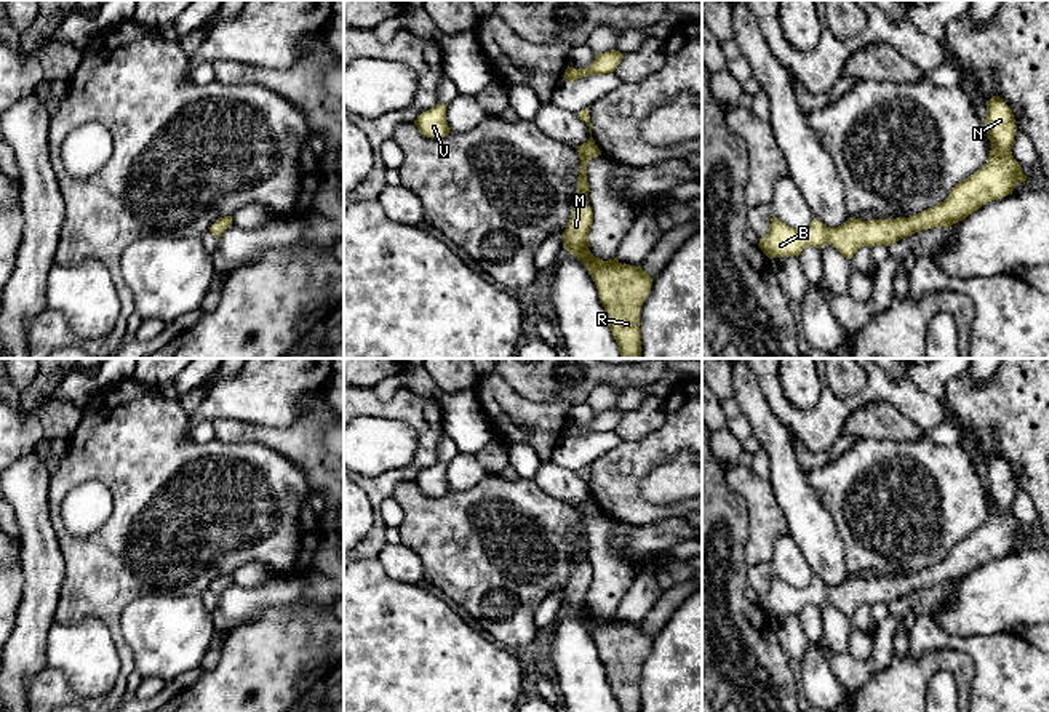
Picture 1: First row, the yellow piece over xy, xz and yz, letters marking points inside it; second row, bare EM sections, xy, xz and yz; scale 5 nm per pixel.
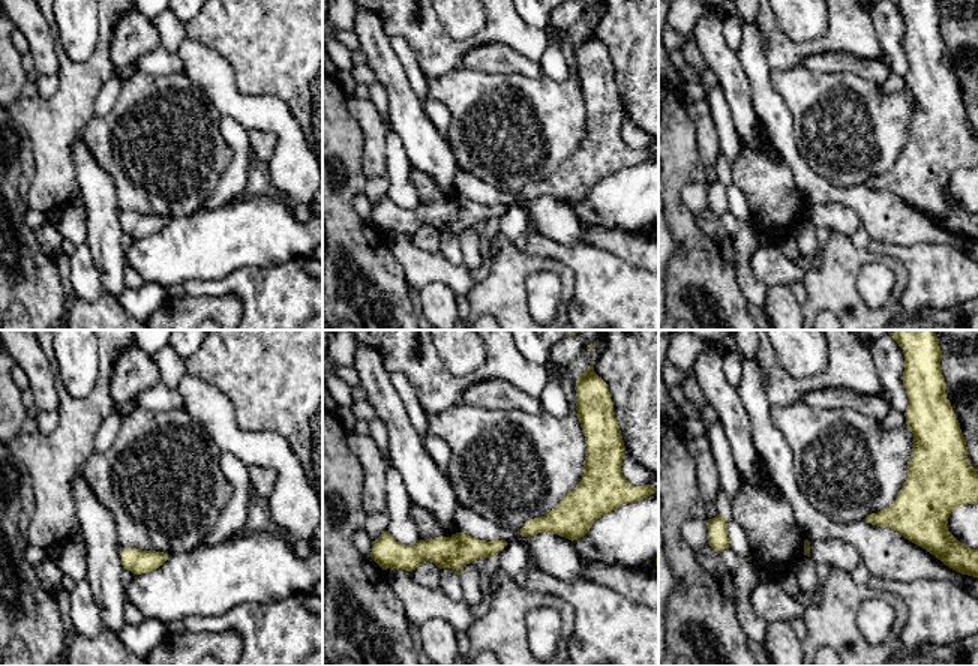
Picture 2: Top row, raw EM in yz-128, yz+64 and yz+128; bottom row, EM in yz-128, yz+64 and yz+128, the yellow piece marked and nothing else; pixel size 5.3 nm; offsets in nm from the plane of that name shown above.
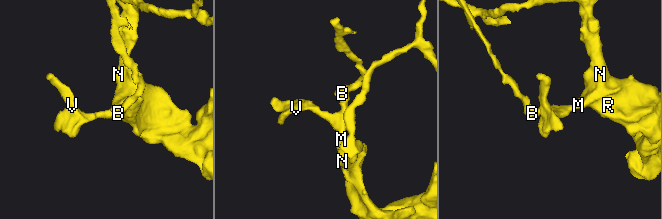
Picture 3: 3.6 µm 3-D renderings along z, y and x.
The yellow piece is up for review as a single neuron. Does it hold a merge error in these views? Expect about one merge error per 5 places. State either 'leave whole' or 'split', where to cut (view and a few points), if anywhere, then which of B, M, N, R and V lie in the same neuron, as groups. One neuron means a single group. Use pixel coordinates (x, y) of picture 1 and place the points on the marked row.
leave whole; no cut; B M N R V

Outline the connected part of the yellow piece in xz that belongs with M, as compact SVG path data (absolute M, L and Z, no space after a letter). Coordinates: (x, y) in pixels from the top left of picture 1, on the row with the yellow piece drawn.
M588 109L577 114L587 123L590 139L576 147L580 158L580 171L577 176L577 194L574 195L576 208L563 232L563 248L582 261L592 275L620 357L641 358L640 310L649 294L652 278L641 266L622 264L617 258L603 261L588 250L593 213L588 206L587 162L601 155L601 150L592 138Z

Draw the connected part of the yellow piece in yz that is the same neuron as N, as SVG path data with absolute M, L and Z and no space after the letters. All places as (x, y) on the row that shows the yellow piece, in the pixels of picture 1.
M993 96L987 102L985 131L991 141L987 163L956 184L939 205L910 218L873 221L849 218L838 227L827 227L814 218L803 230L793 229L772 216L768 234L760 238L758 246L769 259L774 259L780 256L798 258L808 246L822 248L828 243L846 259L851 259L860 246L891 246L910 234L934 227L951 227L987 202L1012 194L1019 182L1027 181L1022 166L1011 152L1017 133L1015 118L1011 107L999 96Z

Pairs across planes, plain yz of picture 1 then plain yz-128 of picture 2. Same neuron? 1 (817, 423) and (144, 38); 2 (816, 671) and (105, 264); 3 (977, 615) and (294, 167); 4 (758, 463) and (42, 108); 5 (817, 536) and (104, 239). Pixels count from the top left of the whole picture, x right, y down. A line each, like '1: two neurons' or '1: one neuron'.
1: two neurons
2: two neurons
3: two neurons
4: two neurons
5: one neuron

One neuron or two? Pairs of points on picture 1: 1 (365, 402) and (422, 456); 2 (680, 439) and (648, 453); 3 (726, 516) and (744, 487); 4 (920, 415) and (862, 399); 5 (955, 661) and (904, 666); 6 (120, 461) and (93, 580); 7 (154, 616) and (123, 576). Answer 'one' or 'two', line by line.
1: one
2: one
3: two
4: one
5: one
6: one
7: two

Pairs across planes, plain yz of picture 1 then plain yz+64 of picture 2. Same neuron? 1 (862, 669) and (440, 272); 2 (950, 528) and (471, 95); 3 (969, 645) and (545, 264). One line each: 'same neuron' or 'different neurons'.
1: same neuron
2: same neuron
3: different neurons

